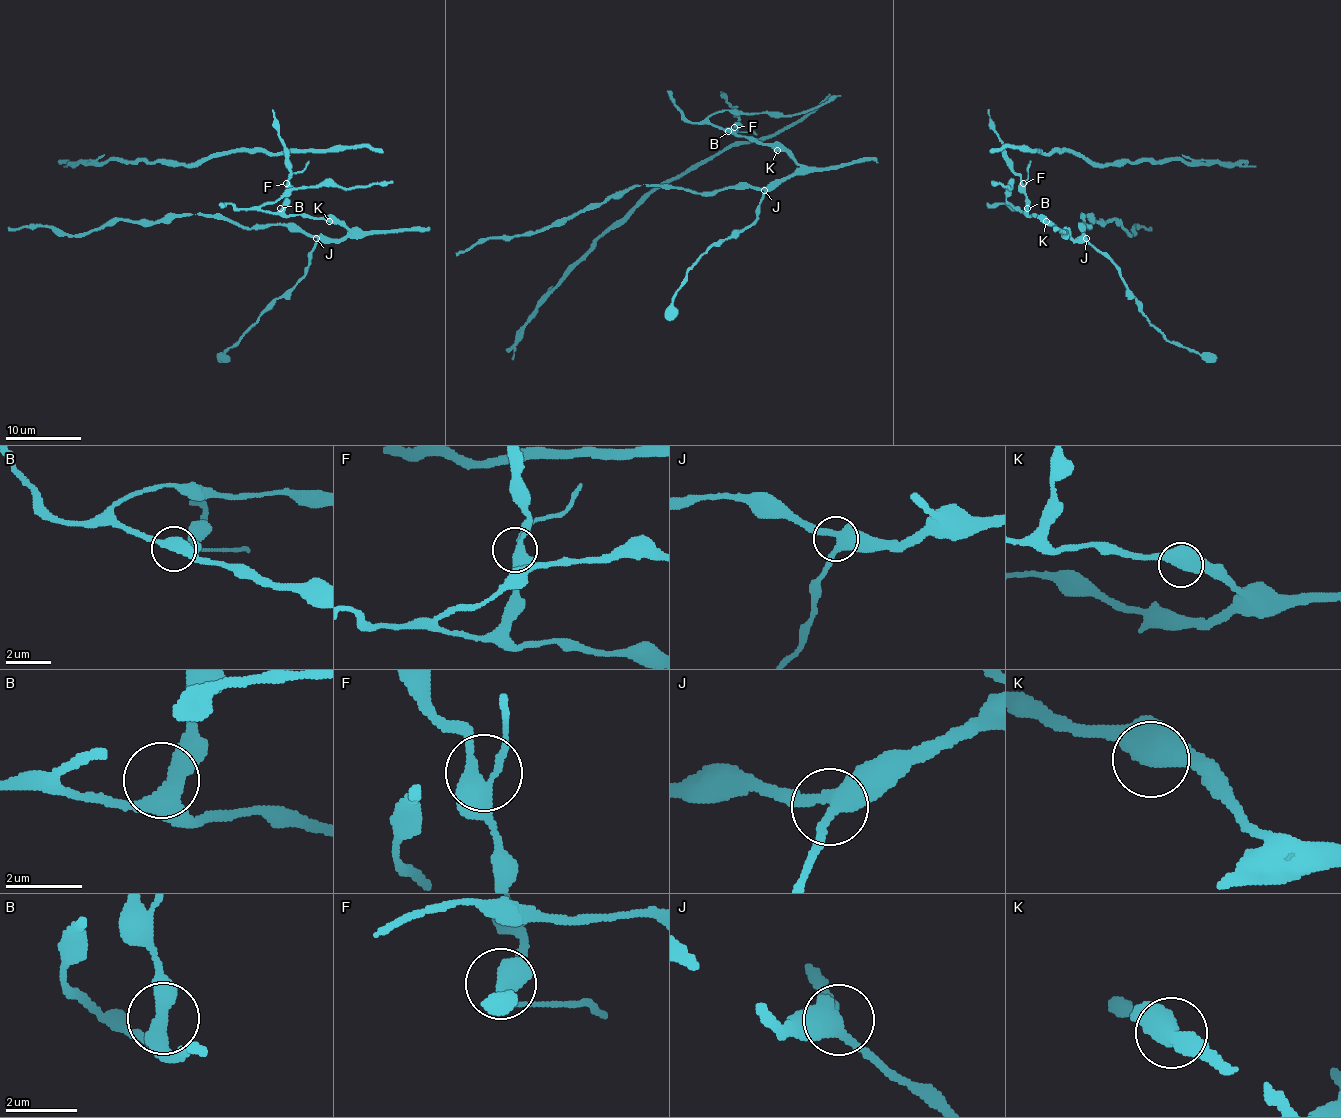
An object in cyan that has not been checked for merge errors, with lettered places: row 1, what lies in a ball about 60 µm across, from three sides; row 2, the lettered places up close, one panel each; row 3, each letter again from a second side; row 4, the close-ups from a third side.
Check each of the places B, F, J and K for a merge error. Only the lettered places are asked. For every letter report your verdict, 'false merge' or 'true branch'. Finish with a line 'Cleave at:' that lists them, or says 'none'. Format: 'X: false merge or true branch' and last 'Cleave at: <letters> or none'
B: true branch
F: true branch
J: true branch
K: true branch
Cleave at: none

